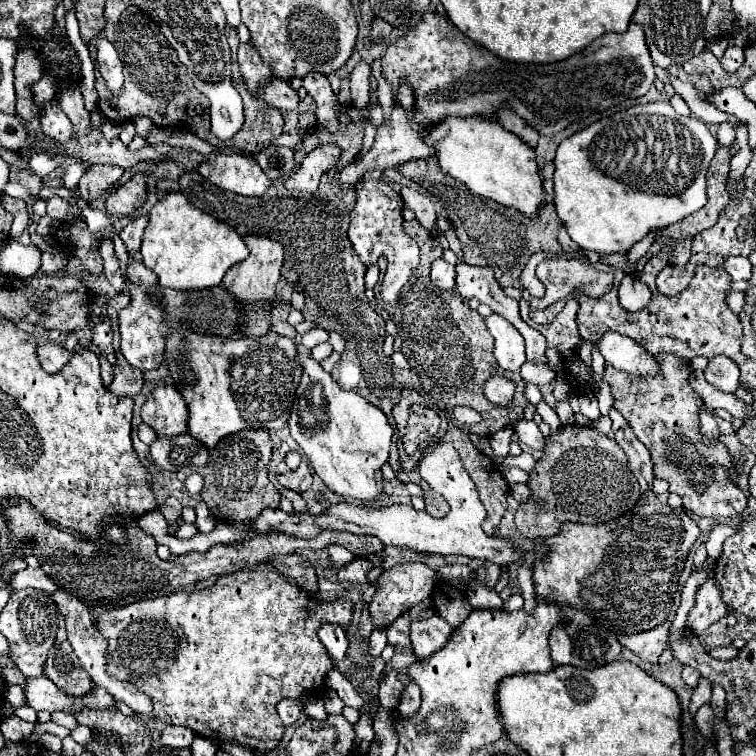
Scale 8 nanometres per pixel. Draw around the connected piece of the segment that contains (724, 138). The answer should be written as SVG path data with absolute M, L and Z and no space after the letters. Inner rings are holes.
M721 123L719 125L719 133L717 133L717 139L721 145L731 145L735 141L735 125L733 123Z

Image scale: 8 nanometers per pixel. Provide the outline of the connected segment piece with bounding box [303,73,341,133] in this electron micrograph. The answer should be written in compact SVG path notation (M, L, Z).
M307 73L303 77L303 87L315 101L315 115L317 115L317 125L327 129L329 133L335 133L339 129L339 123L331 123L337 119L337 109L341 109L337 95L333 93L329 81L321 73Z

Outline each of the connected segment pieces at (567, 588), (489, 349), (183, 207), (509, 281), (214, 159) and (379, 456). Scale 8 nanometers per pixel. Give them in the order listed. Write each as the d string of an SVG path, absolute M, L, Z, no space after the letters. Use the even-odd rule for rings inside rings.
M615 409L609 413L613 435L623 447L629 467L641 485L641 499L633 511L615 521L601 525L565 521L557 535L535 539L533 585L539 599L575 605L615 635L631 635L649 631L669 617L677 581L687 551L699 537L699 527L687 509L669 507L655 497L652 491L655 476L647 447L637 439L625 417L613 413Z
M425 239L423 245L419 247L421 247L419 269L413 275L413 283L407 283L405 289L401 289L397 305L385 305L380 297L381 283L387 268L386 258L380 257L377 262L380 276L374 287L376 308L385 309L389 313L389 319L397 325L399 337L403 341L401 353L407 357L411 369L419 375L423 389L441 401L439 407L445 411L453 411L453 407L457 405L473 407L475 411L481 413L481 421L477 425L471 425L469 431L481 437L491 437L495 431L505 429L507 425L513 425L523 417L523 409L529 405L523 397L525 383L519 373L507 373L497 365L493 357L493 337L485 325L485 317L481 317L477 311L469 307L469 299L461 297L457 291L433 289L429 281L429 267L437 257L443 257L443 249L439 245L427 245ZM493 375L507 377L515 383L515 395L511 403L505 407L493 405L483 393L487 379Z
M167 193L149 211L149 225L143 233L141 257L163 287L189 291L219 285L227 269L243 261L247 255L249 249L243 245L243 239L231 225L197 209L183 193Z
M415 159L407 161L405 165L399 165L399 171L405 177L411 177L413 181L421 183L427 191L431 191L447 211L449 221L457 229L457 237L463 247L463 261L469 265L479 265L479 267L491 267L495 271L495 277L501 287L517 287L523 291L525 297L531 299L529 291L519 281L519 275L529 261L529 257L537 251L545 253L561 253L561 245L557 243L557 229L559 229L559 219L553 207L553 201L545 203L539 213L531 219L525 217L523 213L517 213L513 207L499 207L493 199L479 197L465 189L457 179L447 177L441 173L437 159Z
M211 153L197 171L213 185L247 197L263 195L271 185L271 179L261 171L251 155Z
M299 349L297 359L303 367L303 375L289 417L291 437L333 493L359 501L373 501L383 489L381 465L389 457L395 433L387 415L365 397L341 389L339 383L307 351Z

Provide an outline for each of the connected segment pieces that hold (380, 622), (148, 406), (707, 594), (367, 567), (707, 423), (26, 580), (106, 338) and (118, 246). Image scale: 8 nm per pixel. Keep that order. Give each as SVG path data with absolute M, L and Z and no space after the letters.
M399 563L387 571L383 571L375 583L373 601L369 603L369 615L375 625L375 629L387 629L397 617L407 613L413 605L425 601L431 597L433 585L435 585L435 571L427 567L425 563Z
M173 385L157 387L141 407L141 417L159 437L183 435L189 429L187 401Z
M709 573L707 581L697 589L695 605L689 611L687 625L689 629L693 629L693 633L703 635L707 627L723 615L727 615L727 605L721 599L721 587L715 583L715 575Z
M361 557L361 559L353 559L349 565L341 567L337 577L339 577L339 581L367 581L369 583L367 575L371 571L373 571L373 563L365 557Z
M703 403L701 405L701 411L699 411L699 419L701 419L701 431L709 437L719 437L719 427L717 427L717 421L715 417L709 413L709 407Z
M23 569L19 573L15 573L9 581L9 587L13 591L17 589L25 589L25 587L33 587L33 589L41 589L41 591L47 591L47 593L55 593L59 591L57 583L43 571L43 569Z
M99 317L99 321L95 323L93 343L99 347L99 351L107 357L109 363L113 363L113 365L117 363L115 349L113 349L113 329L111 329L111 321L107 317Z
M114 235L113 242L114 242L115 253L117 255L117 258L119 259L119 263L121 267L120 272L123 275L123 277L127 279L125 267L127 265L127 261L129 261L129 254L119 235Z

